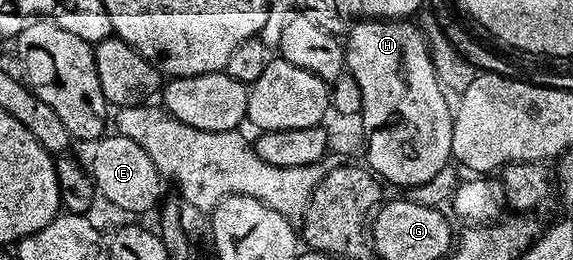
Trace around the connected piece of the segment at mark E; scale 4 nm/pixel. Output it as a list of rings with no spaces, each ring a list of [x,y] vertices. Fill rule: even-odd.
[[[105,135],[95,142],[92,153],[90,172],[92,180],[96,182],[96,191],[116,209],[124,213],[144,213],[147,209],[155,210],[161,204],[160,183],[162,176],[158,167],[151,162],[142,147],[119,135]]]

